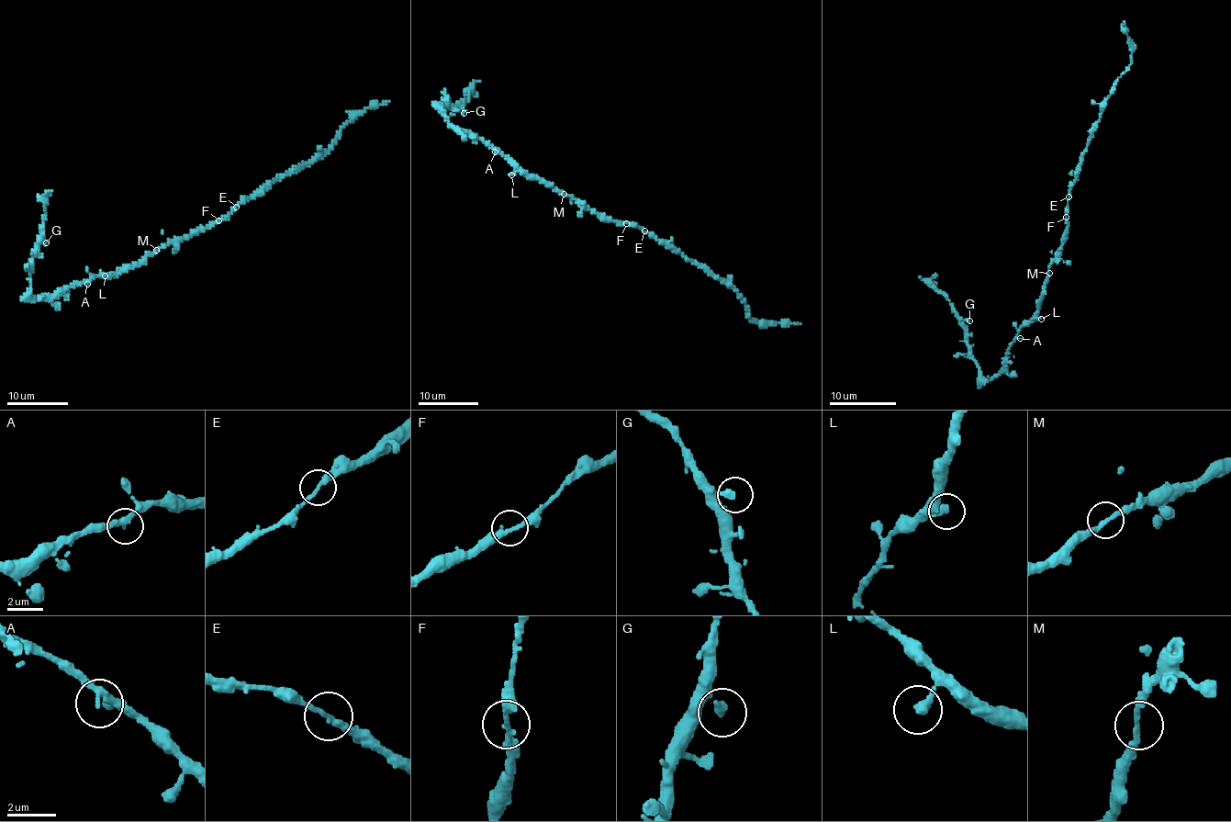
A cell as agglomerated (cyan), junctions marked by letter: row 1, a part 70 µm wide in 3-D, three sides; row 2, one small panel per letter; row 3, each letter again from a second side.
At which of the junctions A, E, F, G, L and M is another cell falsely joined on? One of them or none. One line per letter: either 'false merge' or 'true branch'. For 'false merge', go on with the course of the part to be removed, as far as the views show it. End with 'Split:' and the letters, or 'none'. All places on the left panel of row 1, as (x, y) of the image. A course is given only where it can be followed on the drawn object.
A: true branch
E: true branch
F: true branch
G: true branch
L: true branch
M: true branch
Split: none

